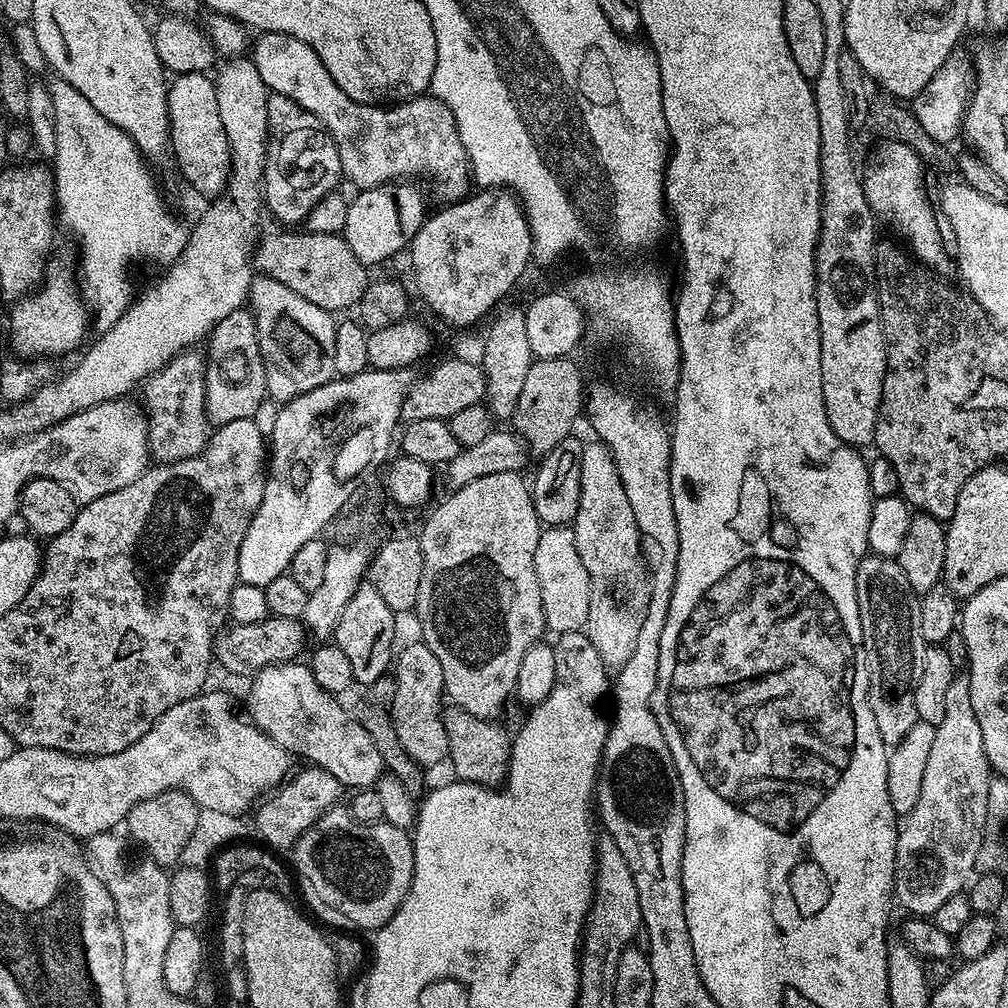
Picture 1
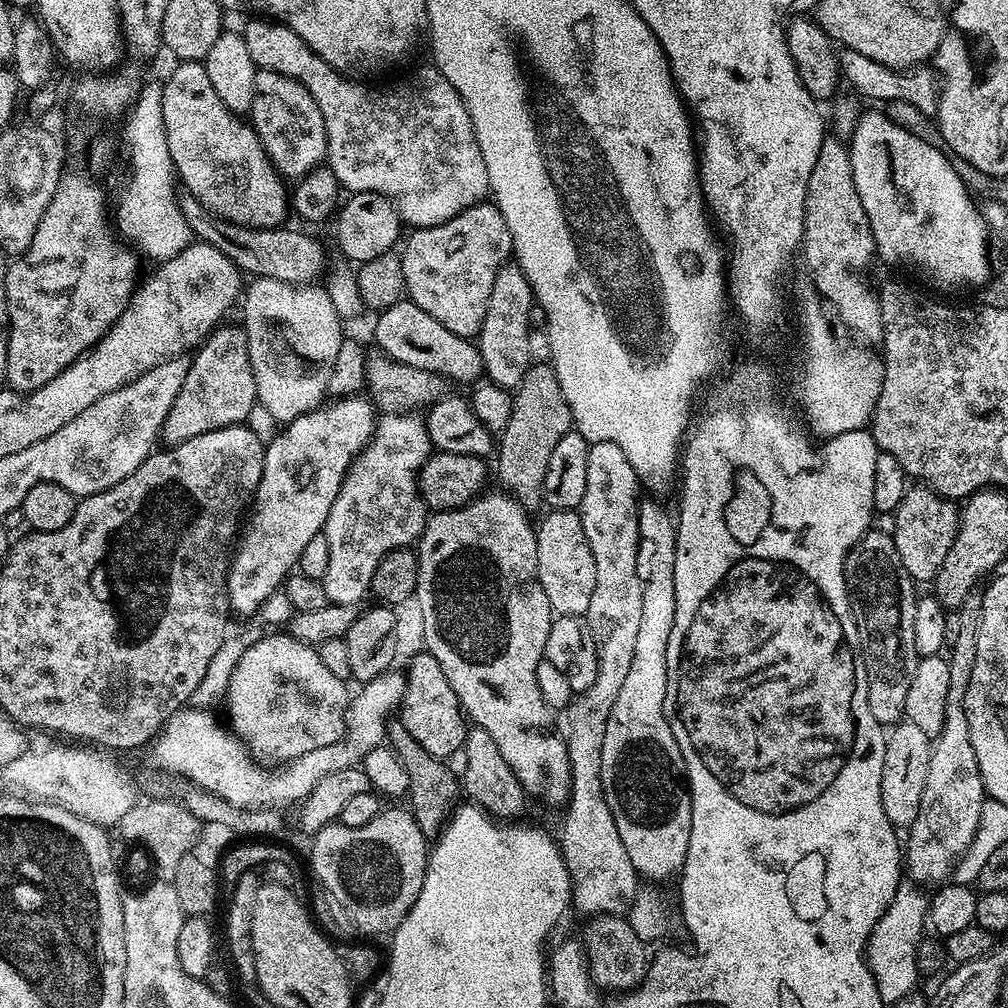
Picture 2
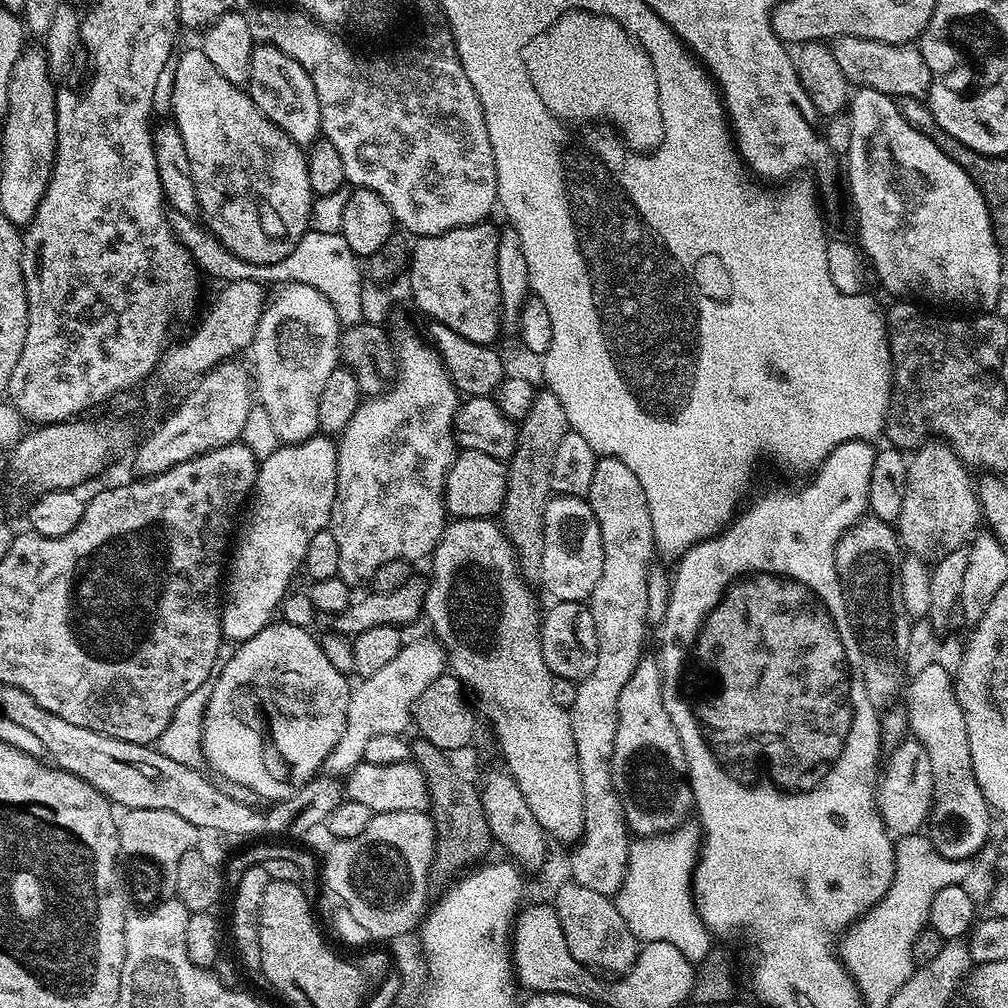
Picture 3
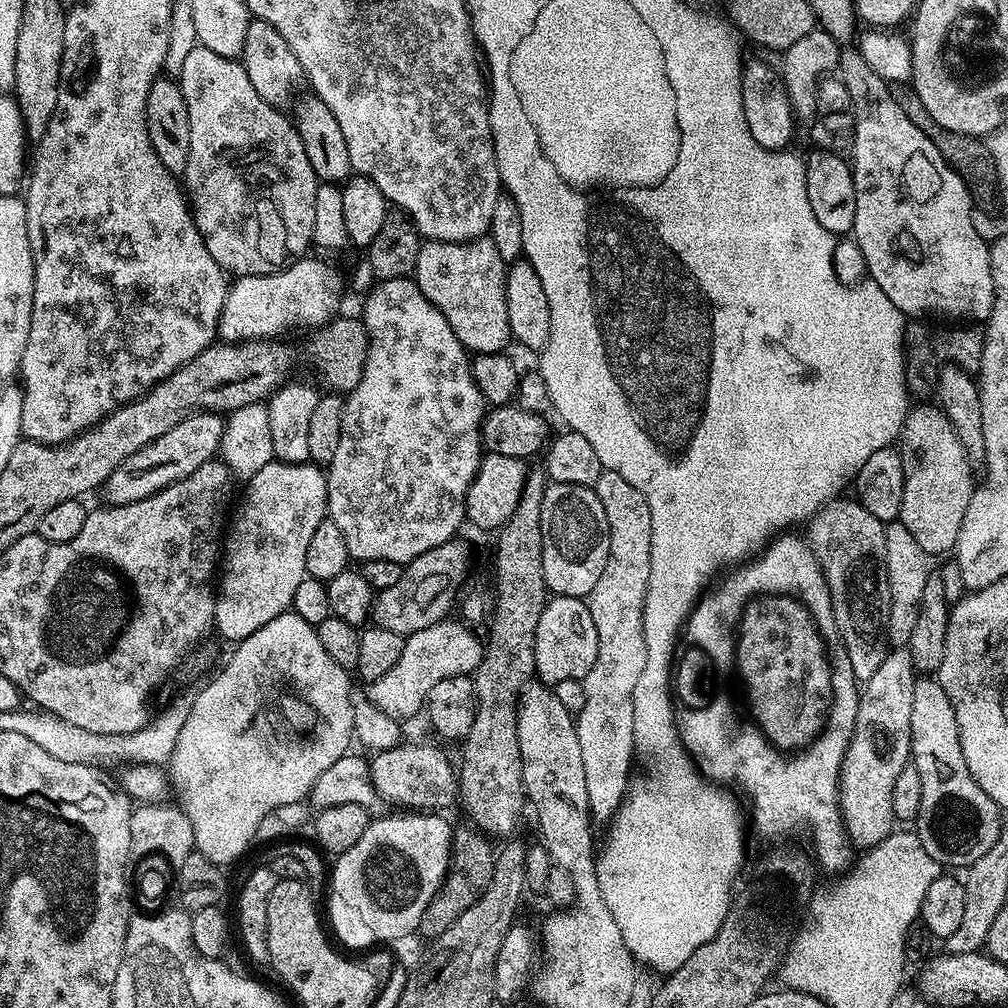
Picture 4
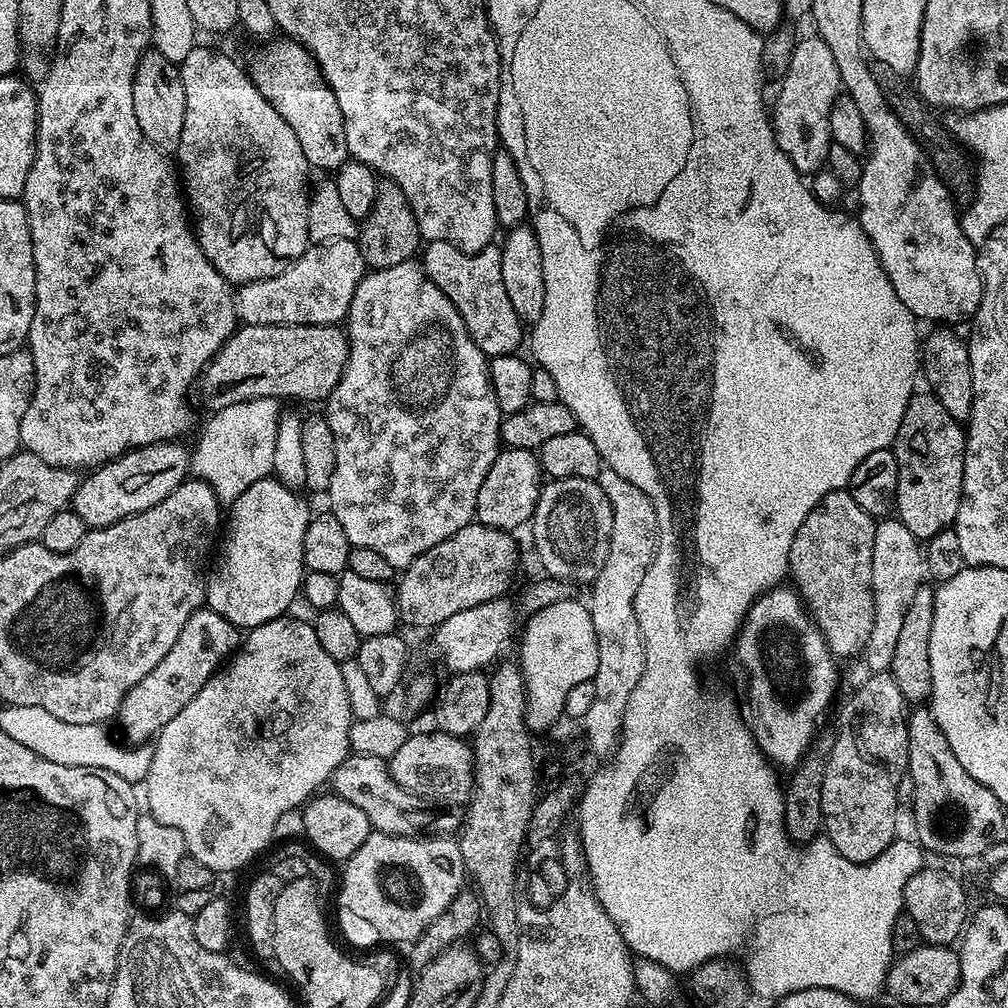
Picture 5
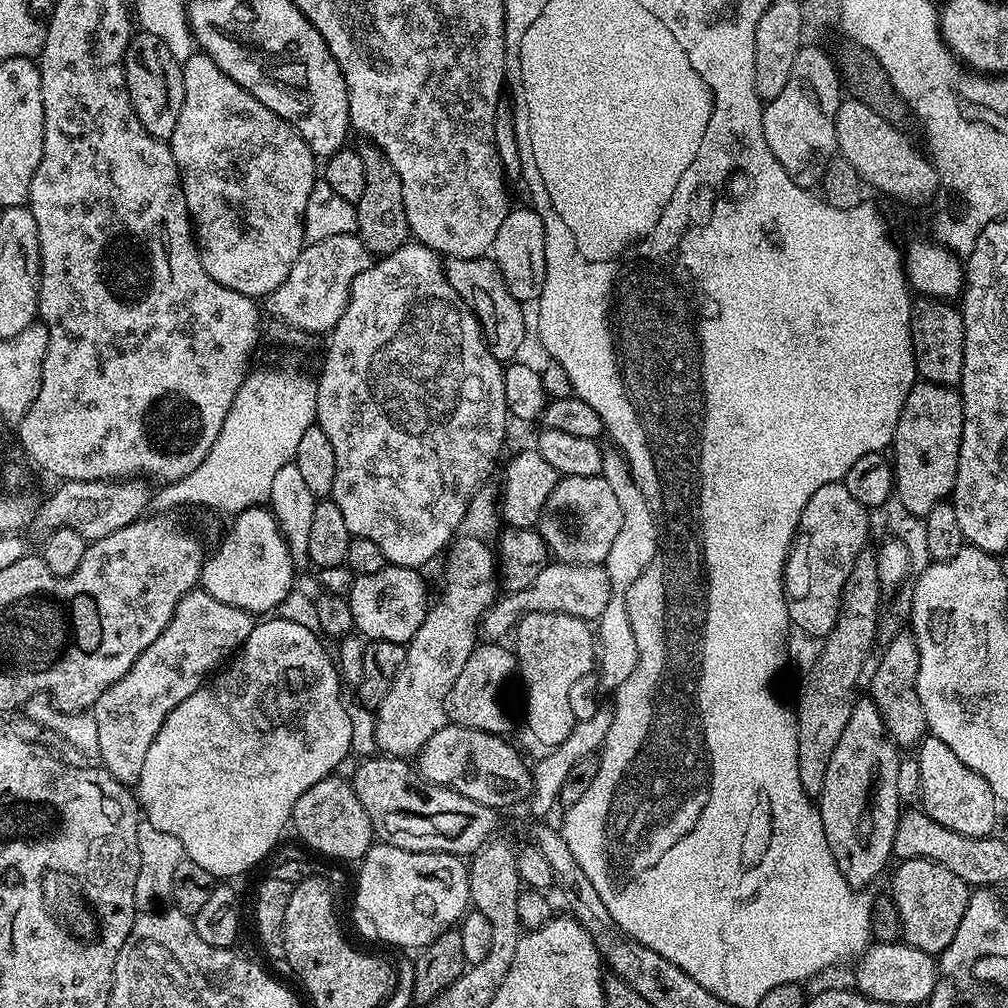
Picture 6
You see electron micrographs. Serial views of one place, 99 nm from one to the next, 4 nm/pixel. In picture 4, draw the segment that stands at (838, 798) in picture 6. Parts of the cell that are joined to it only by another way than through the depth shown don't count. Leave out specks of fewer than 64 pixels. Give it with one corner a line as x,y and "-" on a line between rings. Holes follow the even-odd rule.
893,647
882,666
860,688
858,714
854,722
852,737
840,768
840,813
844,827
857,849
871,850
882,843
894,830
897,823
893,809
894,782
909,767
912,754
910,742
910,710
914,707
914,686
918,676
912,666
912,654
907,647

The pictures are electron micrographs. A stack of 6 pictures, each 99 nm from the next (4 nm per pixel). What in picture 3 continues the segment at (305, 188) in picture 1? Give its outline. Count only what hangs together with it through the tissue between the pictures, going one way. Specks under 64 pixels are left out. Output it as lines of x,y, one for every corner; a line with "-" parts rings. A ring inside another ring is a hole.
256,44
253,47
246,91
252,104
258,106
258,110
262,110
262,114
266,114
266,118
295,144
311,146
321,135
320,103
314,82
310,82
310,74
306,74
306,70
302,70
294,58
282,54
282,50
269,44

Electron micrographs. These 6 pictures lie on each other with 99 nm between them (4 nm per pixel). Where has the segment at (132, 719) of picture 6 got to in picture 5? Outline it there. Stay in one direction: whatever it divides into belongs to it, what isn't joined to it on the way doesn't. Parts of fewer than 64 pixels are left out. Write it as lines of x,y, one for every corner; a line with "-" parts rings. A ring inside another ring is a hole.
202,606
182,626
182,634
178,634
178,642
170,646
170,654
138,682
122,698
122,706
118,713
120,728
124,731
123,738
129,745
147,745
149,741
160,735
160,732
206,686
206,682
217,672
222,665
235,653
242,643
241,629
235,628
222,614
213,608

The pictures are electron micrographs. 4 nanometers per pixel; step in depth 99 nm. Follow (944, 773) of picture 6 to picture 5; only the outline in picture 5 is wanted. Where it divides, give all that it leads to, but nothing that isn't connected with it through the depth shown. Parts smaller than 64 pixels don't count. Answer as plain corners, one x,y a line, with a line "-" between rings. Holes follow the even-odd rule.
916,706
911,709
908,716
908,770
907,776
913,780
913,792
910,799
910,806
912,806
912,824
916,827
914,833
915,839
918,841
925,853
932,854
937,852
940,856
953,856
956,860
968,860
971,856
977,858
983,857
984,852
991,844
996,841
996,835
1000,832
1002,826
1002,818
1006,815
1005,805
998,802
998,798
994,798
994,794
990,794
990,790
986,790
986,786
982,786
982,782
978,782
974,778
970,778
970,774
966,774
966,770
962,770
962,762
958,762
958,758
954,758
954,750
950,750
950,742
946,742
946,734
942,734
942,730
938,726
936,719
932,717
931,711
924,706

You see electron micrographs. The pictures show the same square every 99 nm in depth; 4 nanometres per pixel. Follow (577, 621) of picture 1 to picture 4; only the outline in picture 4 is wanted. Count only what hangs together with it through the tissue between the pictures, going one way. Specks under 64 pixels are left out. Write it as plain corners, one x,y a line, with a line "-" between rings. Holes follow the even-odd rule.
549,483
542,498
542,574
549,593
586,598
608,561
610,530
595,487

